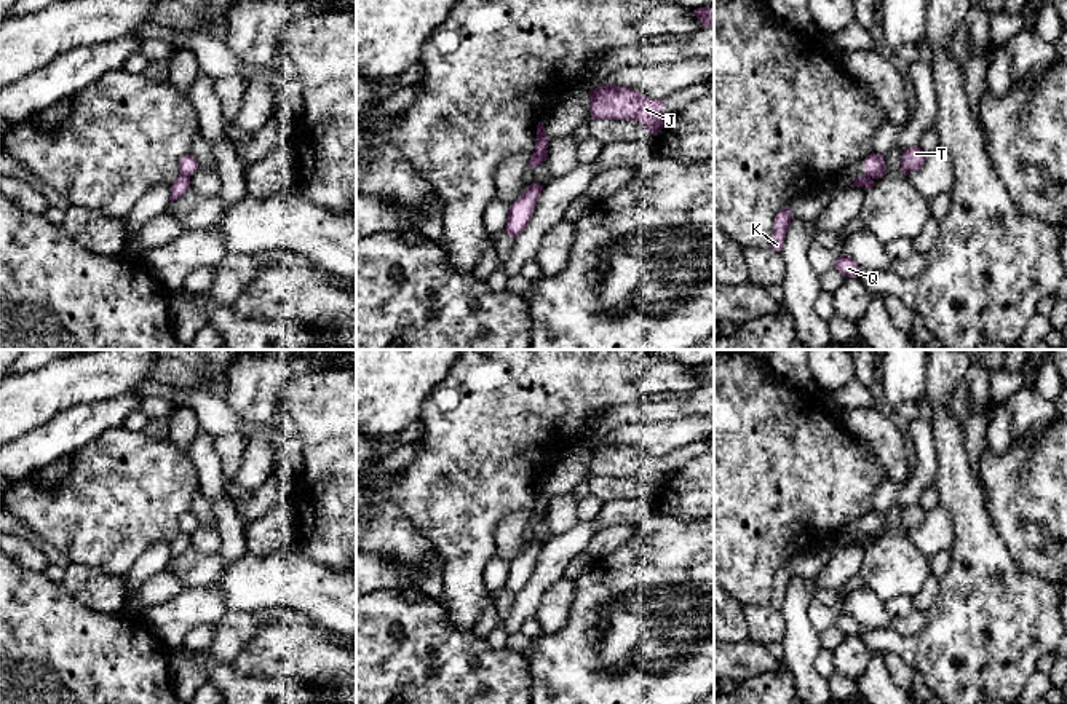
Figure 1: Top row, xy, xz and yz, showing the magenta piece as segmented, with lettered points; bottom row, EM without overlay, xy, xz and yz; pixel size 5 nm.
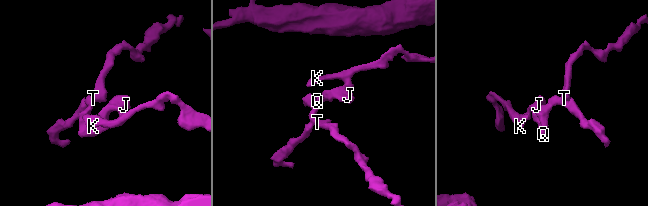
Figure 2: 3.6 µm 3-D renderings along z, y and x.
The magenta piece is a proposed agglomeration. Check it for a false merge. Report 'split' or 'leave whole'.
split

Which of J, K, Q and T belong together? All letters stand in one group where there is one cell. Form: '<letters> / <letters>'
J K Q / T

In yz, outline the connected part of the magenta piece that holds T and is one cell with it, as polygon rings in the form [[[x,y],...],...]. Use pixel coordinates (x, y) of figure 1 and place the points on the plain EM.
[[[918,504],[906,506],[901,517],[901,528],[907,533],[912,528],[918,528],[926,517],[926,511]]]

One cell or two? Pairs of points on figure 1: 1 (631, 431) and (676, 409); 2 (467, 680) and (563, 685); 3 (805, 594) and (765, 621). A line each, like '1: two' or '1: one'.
1: two
2: two
3: two

